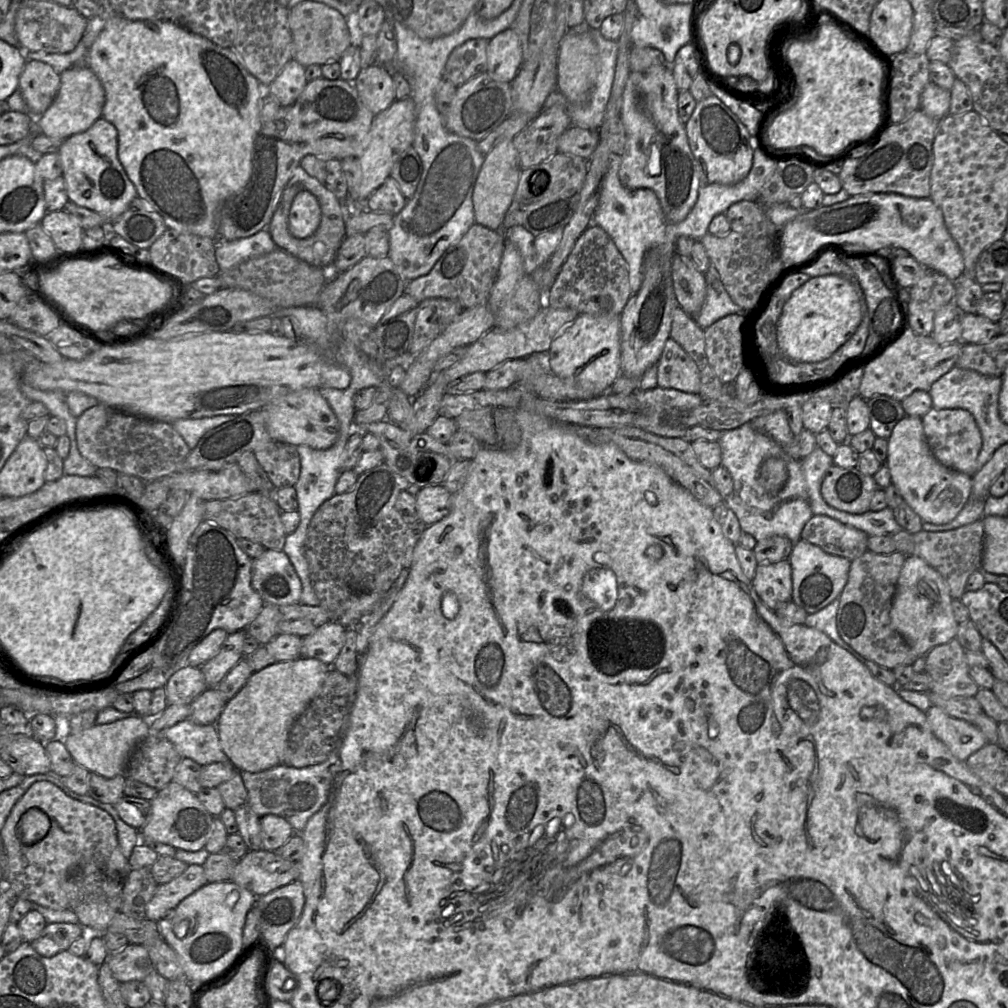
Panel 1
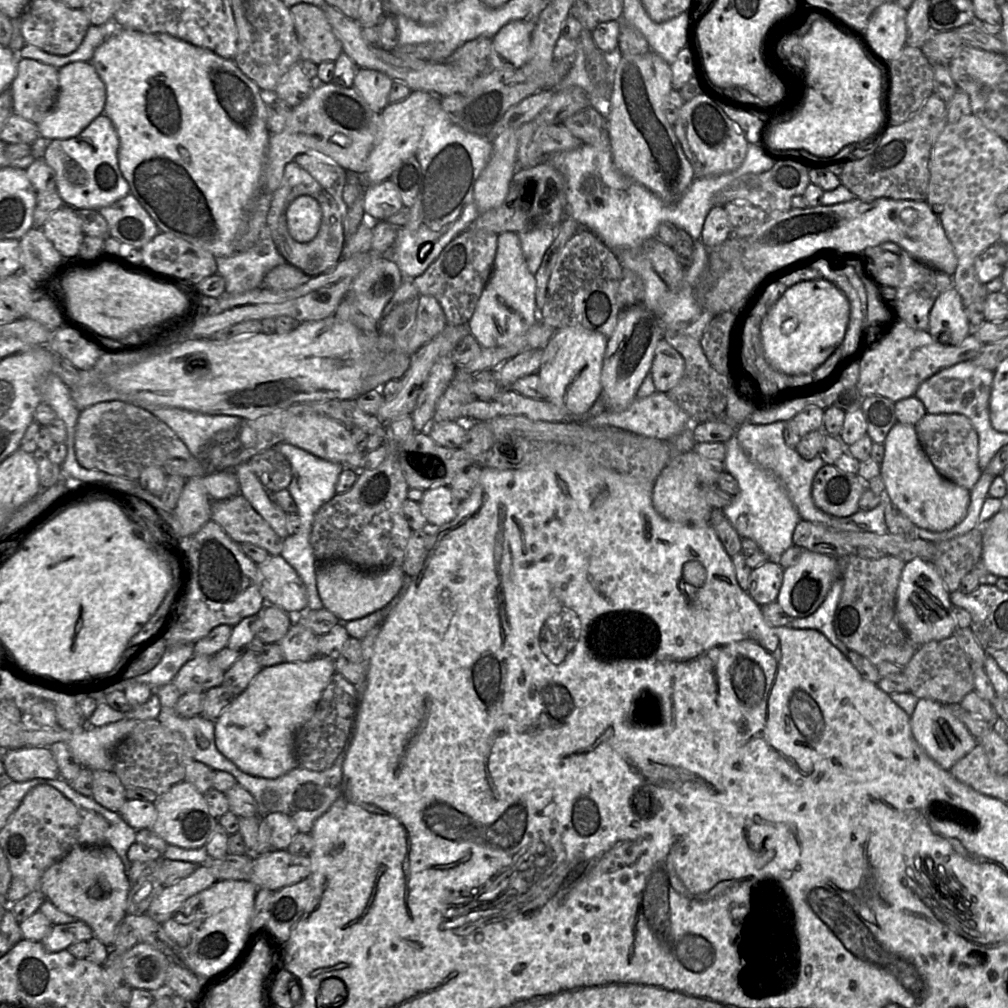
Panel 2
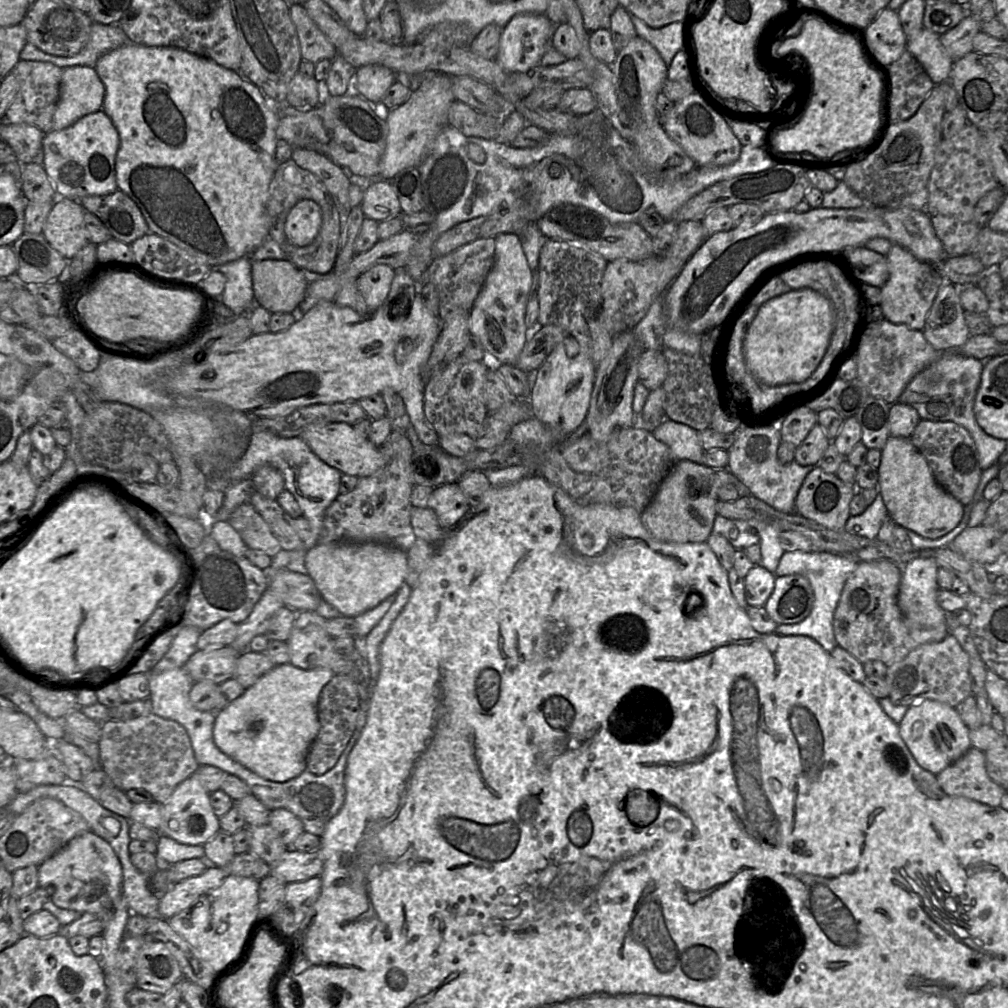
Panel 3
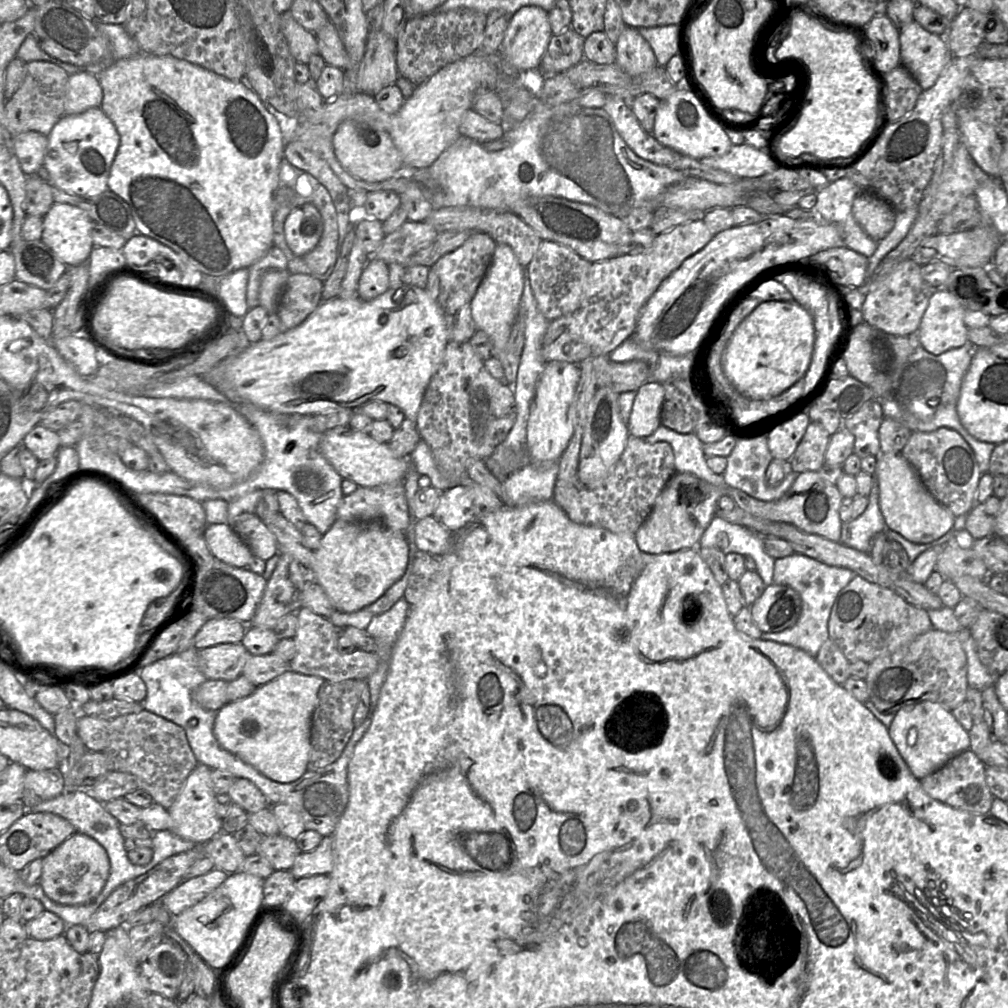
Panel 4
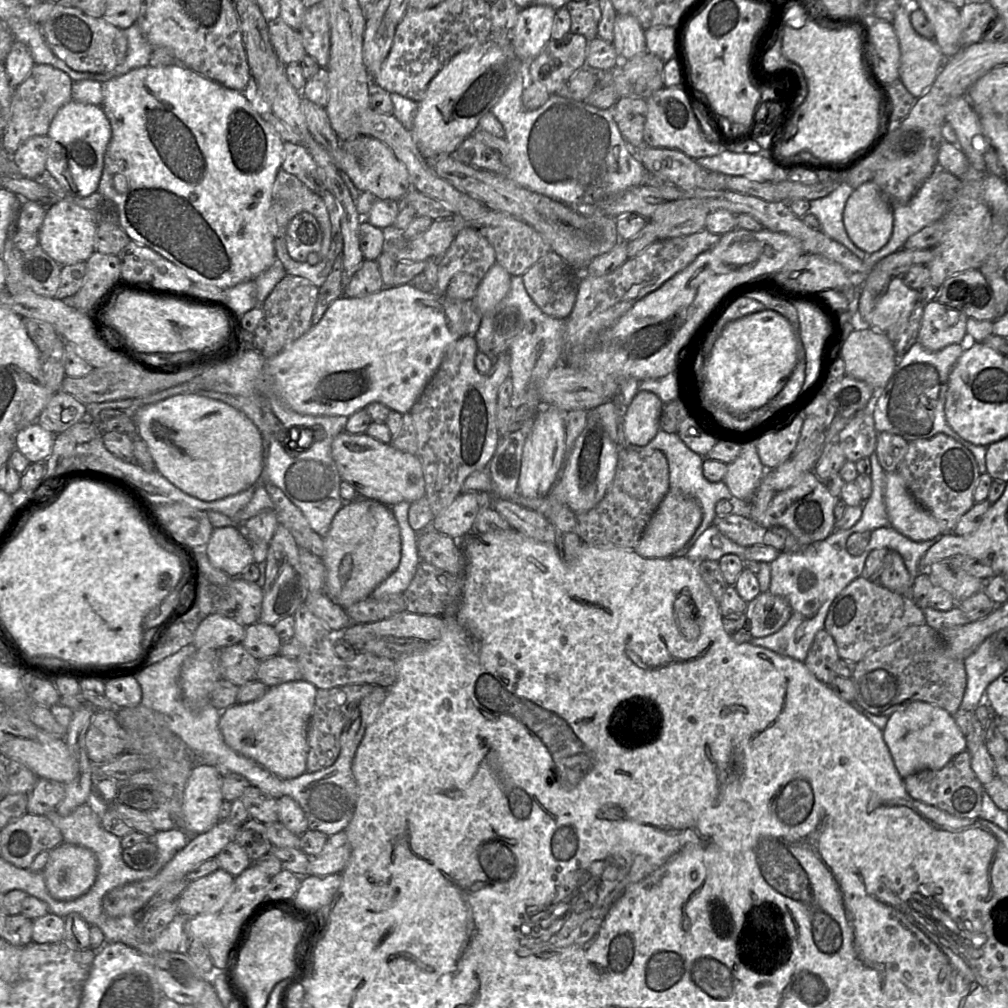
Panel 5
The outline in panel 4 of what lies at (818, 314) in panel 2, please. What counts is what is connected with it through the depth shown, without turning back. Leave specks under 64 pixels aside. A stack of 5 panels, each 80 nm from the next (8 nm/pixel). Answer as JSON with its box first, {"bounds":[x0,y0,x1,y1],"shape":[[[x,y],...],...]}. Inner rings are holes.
{"bounds":[719,302,814,400],"shape":[[[762,302],[733,331],[721,352],[719,365],[724,376],[742,395],[767,400],[804,377],[814,340],[813,319],[797,302]]]}

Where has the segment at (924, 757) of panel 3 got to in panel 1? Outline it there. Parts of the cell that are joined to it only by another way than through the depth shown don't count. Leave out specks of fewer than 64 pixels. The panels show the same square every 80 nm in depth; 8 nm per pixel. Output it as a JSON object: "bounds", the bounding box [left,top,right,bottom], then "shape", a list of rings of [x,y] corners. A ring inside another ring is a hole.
{"bounds":[925,706,990,761],"shape":[[[931,706],[925,714],[934,735],[960,761],[966,761],[974,752],[990,744],[973,723],[949,716],[937,706]]]}

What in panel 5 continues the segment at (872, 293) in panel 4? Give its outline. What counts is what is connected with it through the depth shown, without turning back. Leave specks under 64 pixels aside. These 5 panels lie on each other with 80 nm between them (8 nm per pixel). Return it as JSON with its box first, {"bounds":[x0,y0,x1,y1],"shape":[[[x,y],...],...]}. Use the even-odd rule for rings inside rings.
{"bounds":[869,276,920,332],"shape":[[[902,276],[890,280],[885,294],[869,314],[869,326],[886,332],[908,319],[919,300],[920,290],[908,287]]]}

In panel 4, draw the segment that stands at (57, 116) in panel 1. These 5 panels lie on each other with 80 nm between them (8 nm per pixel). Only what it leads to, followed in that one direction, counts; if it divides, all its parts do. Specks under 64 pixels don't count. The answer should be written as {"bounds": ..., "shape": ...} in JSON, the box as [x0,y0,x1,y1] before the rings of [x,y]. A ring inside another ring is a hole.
{"bounds":[64,72,103,115],"shape":[[[85,72],[69,75],[64,115],[101,107],[102,100],[103,89],[98,76]]]}

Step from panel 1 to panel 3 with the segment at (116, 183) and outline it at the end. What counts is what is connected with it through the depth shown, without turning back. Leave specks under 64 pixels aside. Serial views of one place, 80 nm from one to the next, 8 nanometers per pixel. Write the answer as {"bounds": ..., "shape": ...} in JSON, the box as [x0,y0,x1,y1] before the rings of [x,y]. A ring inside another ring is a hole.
{"bounds":[43,109,120,199],"shape":[[[101,109],[80,118],[73,125],[50,131],[43,138],[43,167],[59,197],[77,199],[91,195],[107,195],[118,187],[115,158],[120,145],[118,131]]]}

